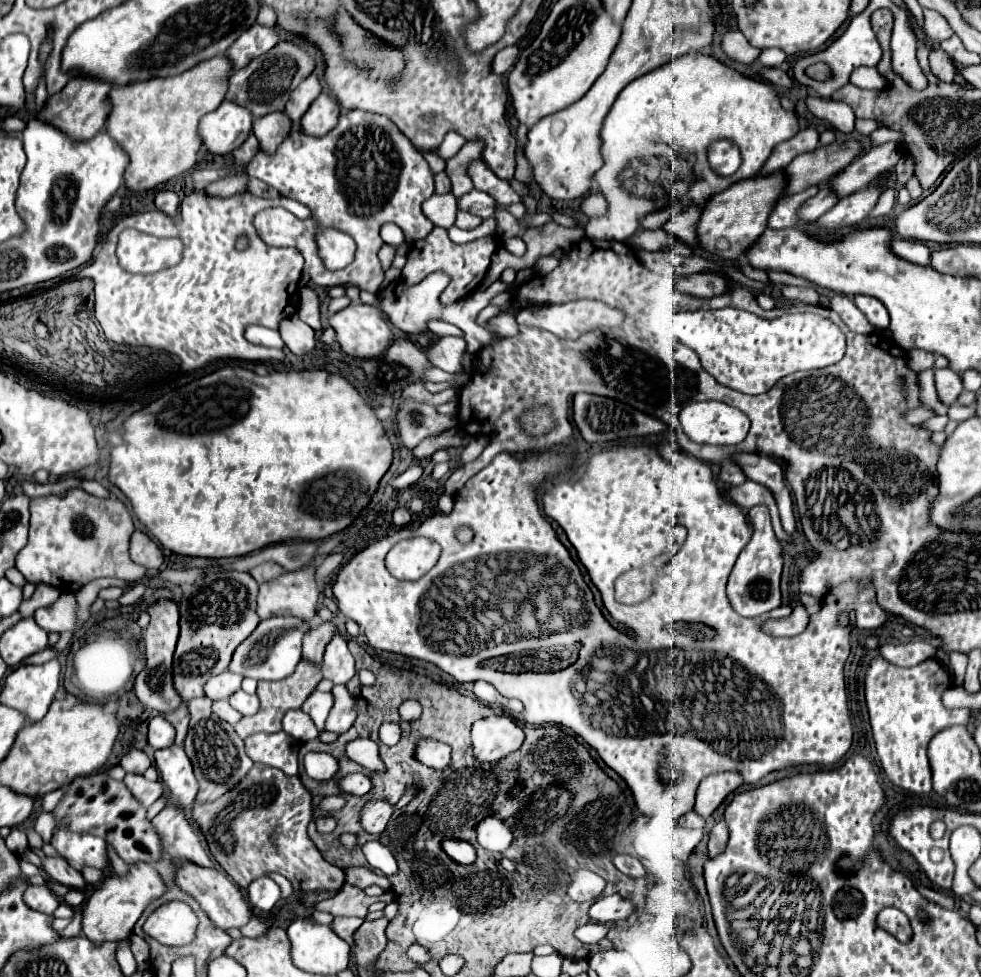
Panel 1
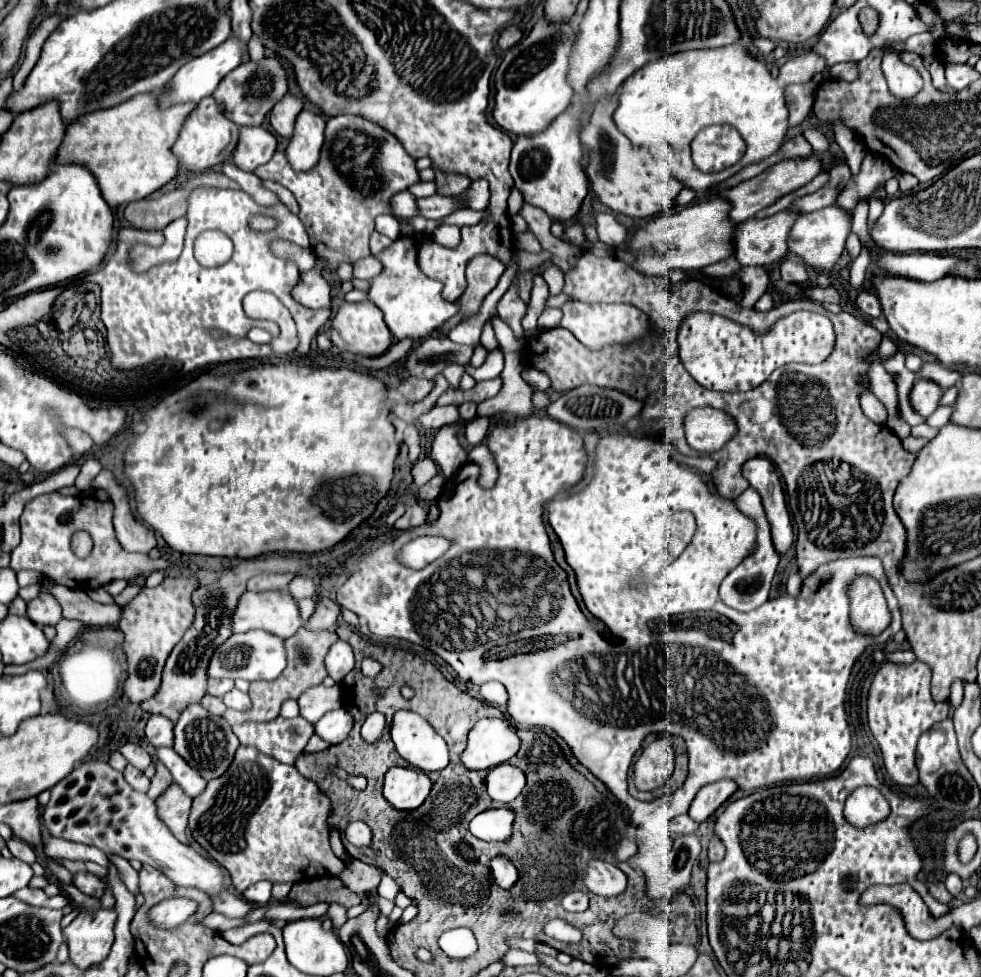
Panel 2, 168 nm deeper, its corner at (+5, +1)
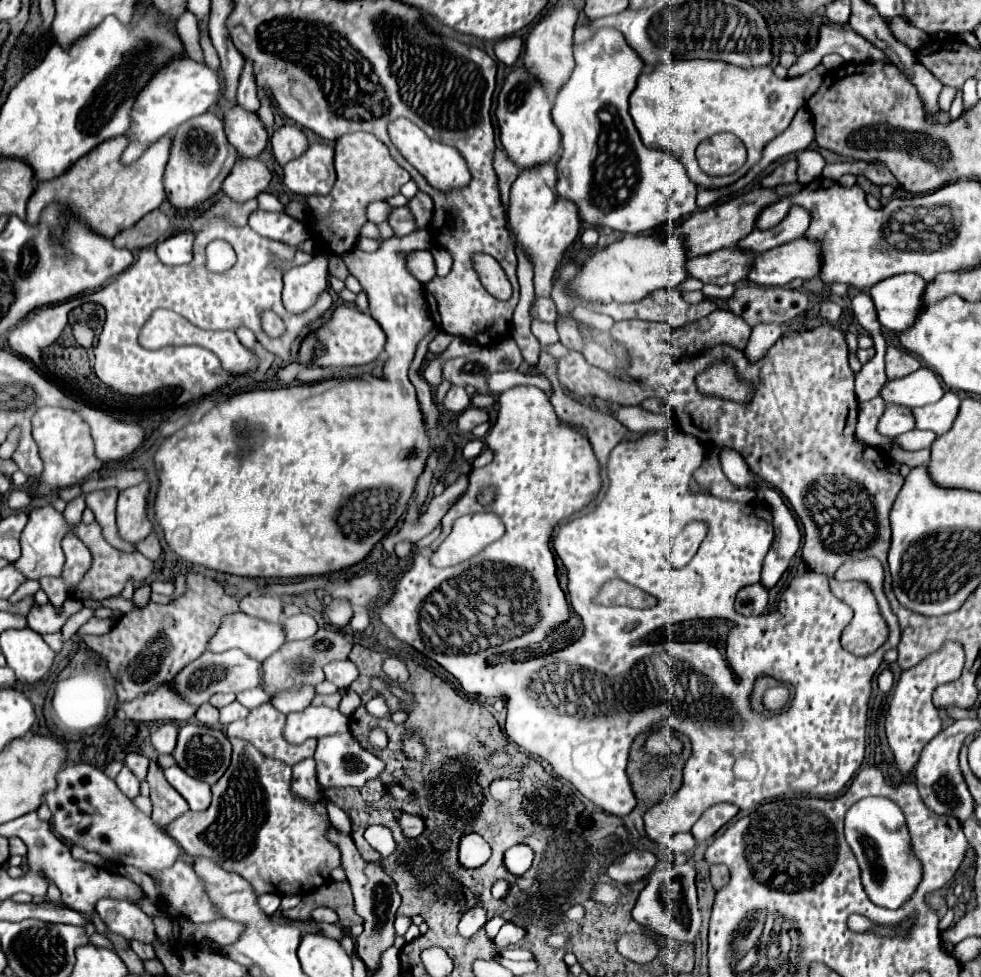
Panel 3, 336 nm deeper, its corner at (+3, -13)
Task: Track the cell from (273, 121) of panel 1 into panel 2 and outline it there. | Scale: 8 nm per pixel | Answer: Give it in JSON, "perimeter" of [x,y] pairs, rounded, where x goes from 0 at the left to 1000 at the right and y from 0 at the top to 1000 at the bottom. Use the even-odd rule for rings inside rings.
{"perimeter":[[[266,129],[260,131],[246,131],[244,133],[244,147],[233,166],[250,176],[258,176],[262,170],[276,164],[282,151],[282,141]]]}

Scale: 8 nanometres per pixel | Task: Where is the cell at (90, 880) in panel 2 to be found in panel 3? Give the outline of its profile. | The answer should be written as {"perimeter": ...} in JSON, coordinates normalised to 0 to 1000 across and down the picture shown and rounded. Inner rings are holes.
{"perimeter":[[[103,919],[99,923],[97,931],[101,933],[103,942],[107,944],[107,948],[113,954],[123,956],[129,962],[138,960],[138,962],[154,966],[160,960],[154,940],[148,933],[144,933],[138,925],[129,923],[129,921]]]}

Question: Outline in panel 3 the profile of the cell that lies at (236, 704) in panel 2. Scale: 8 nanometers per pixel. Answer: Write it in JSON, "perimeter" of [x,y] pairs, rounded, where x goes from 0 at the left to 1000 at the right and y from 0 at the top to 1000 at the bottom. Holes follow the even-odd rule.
{"perimeter":[[[238,719],[238,721],[229,723],[229,725],[225,725],[223,729],[225,729],[225,741],[227,743],[231,743],[231,741],[235,741],[240,737],[248,737],[254,731],[254,727],[250,723],[246,723],[244,719]]]}

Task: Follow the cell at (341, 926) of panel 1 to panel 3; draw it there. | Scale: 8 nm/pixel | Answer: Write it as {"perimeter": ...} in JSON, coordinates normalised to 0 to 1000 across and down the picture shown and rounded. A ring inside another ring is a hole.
{"perimeter":[[[325,929],[325,931],[319,931],[317,938],[319,938],[321,944],[335,944],[335,946],[344,946],[344,944],[346,944],[344,933],[337,931],[337,929]]]}

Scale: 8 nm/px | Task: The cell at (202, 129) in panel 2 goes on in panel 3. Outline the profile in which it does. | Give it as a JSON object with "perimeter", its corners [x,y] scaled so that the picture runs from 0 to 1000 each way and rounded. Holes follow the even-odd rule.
{"perimeter":[[[209,115],[205,119],[191,123],[176,137],[174,162],[170,166],[170,174],[166,180],[172,207],[178,213],[197,213],[209,207],[211,203],[215,203],[219,197],[225,194],[225,188],[235,176],[240,164],[242,156],[231,145],[227,125],[217,115]]]}

